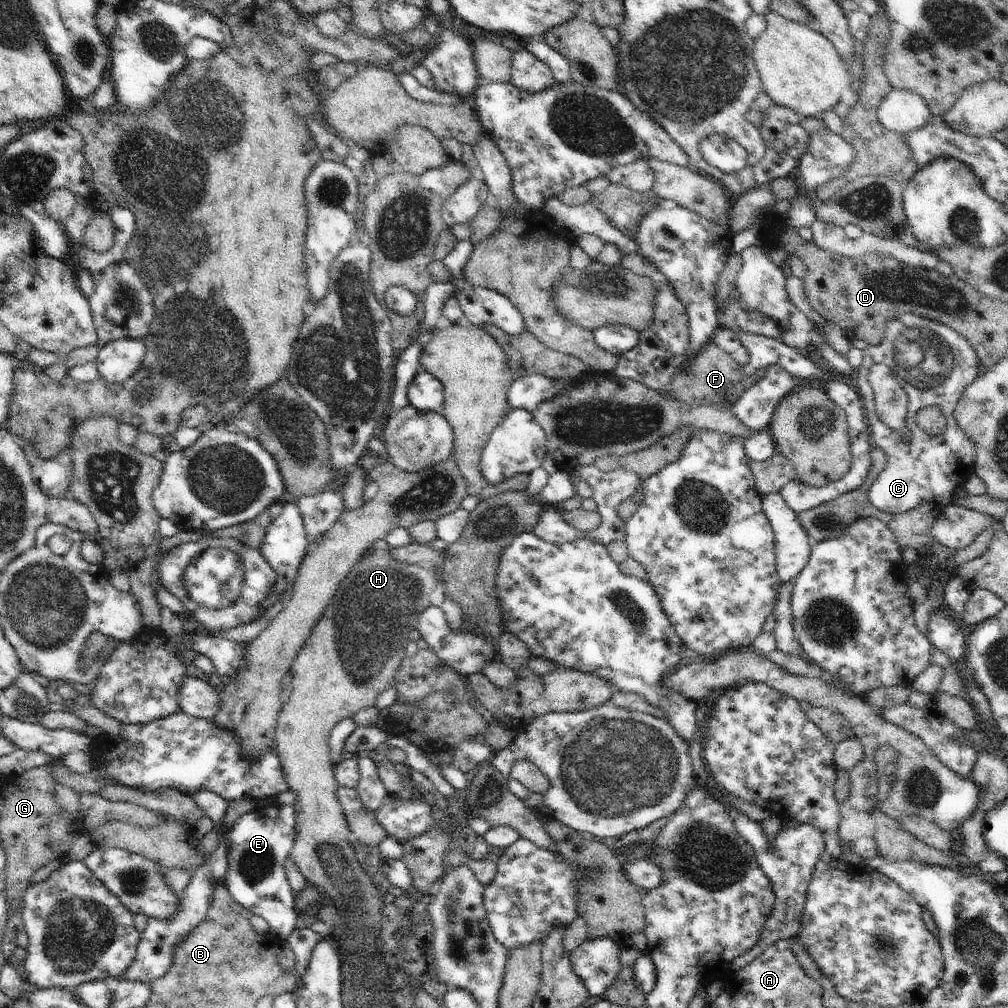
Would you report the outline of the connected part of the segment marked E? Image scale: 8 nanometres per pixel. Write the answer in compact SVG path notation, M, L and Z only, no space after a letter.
M267 805L244 814L228 830L228 870L223 884L232 900L251 915L262 917L273 934L281 940L295 929L298 913L294 907L294 893L288 883L284 862L296 840L296 808L294 805Z

